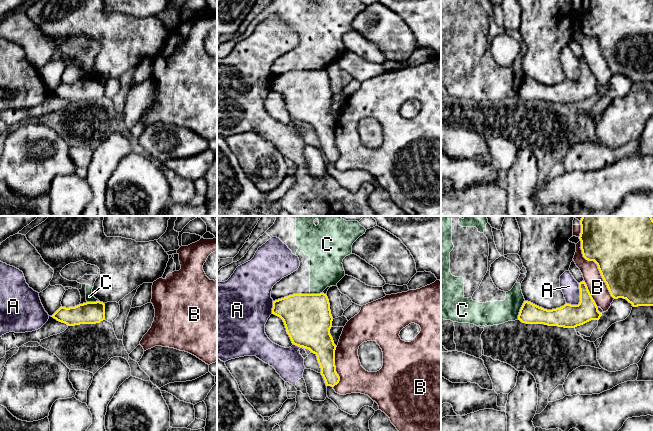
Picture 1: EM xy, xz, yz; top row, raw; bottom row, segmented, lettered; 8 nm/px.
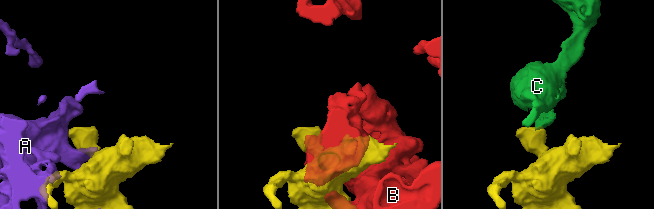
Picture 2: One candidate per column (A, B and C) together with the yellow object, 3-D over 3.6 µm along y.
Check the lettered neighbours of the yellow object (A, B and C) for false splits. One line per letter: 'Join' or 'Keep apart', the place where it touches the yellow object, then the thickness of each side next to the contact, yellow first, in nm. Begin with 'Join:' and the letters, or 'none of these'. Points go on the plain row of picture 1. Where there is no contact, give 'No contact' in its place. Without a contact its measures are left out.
Join: none of these
A: Keep apart. Touches yellow at yz (580, 75). Thickness 190 nm (yellow) against 140 nm
B: Keep apart. Touches yellow at yz (598, 43). Thickness 460 nm (yellow) against 150 nm
C: Keep apart. Touches yellow at yz (520, 85). Thickness 160 nm (yellow) against 190 nm

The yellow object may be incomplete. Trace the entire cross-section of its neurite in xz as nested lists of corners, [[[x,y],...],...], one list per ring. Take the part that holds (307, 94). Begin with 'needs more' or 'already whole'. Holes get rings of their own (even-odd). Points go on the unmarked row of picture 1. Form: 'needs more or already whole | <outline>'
already whole | [[[293,70],[273,77],[272,90],[280,93],[285,101],[287,110],[296,122],[309,125],[317,132],[327,162],[334,163],[340,157],[335,142],[335,126],[333,114],[330,110],[333,93],[330,79],[326,70]]]

